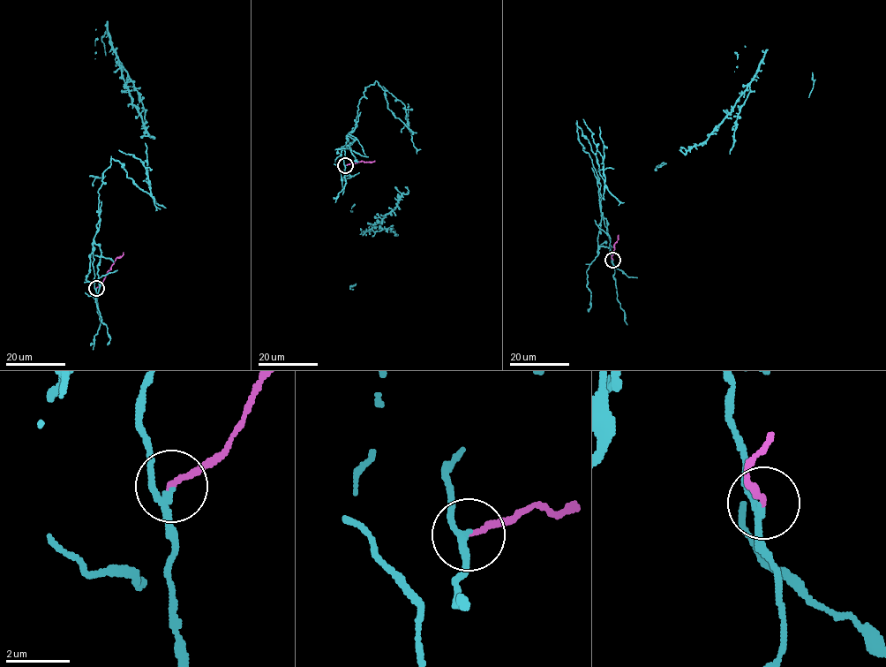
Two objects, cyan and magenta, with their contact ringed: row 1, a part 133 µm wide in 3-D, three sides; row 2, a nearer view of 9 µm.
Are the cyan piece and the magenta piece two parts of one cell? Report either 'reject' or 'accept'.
reject

